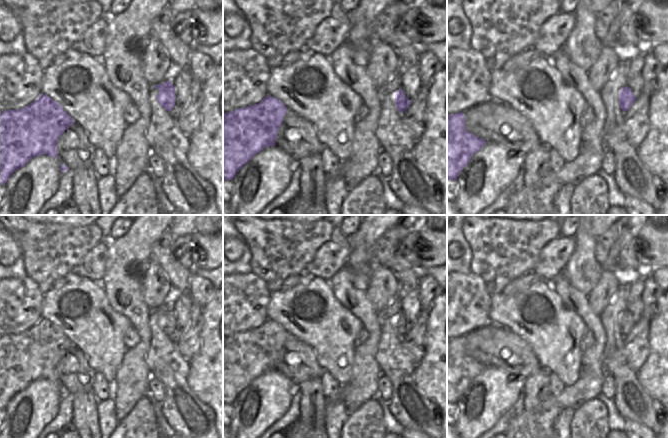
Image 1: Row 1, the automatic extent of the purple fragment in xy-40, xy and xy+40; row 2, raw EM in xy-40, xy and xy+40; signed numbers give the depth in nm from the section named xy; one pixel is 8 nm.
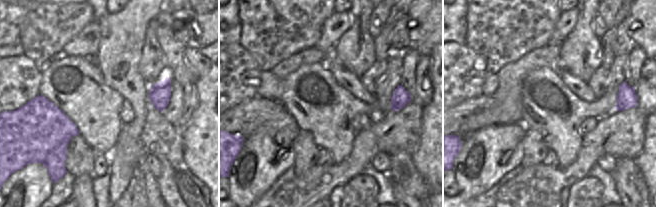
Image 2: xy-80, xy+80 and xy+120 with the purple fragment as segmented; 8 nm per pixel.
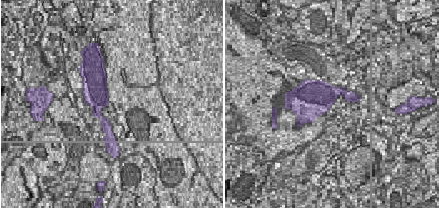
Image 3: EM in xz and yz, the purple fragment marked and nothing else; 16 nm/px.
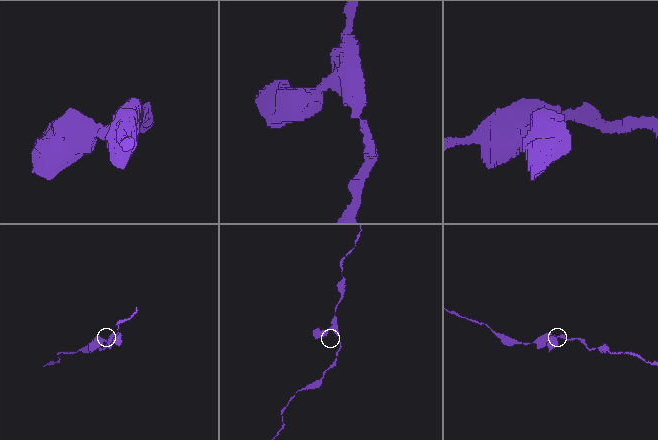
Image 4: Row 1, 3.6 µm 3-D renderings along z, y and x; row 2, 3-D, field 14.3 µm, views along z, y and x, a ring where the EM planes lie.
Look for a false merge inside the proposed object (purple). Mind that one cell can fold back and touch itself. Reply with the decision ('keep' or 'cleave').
keep

